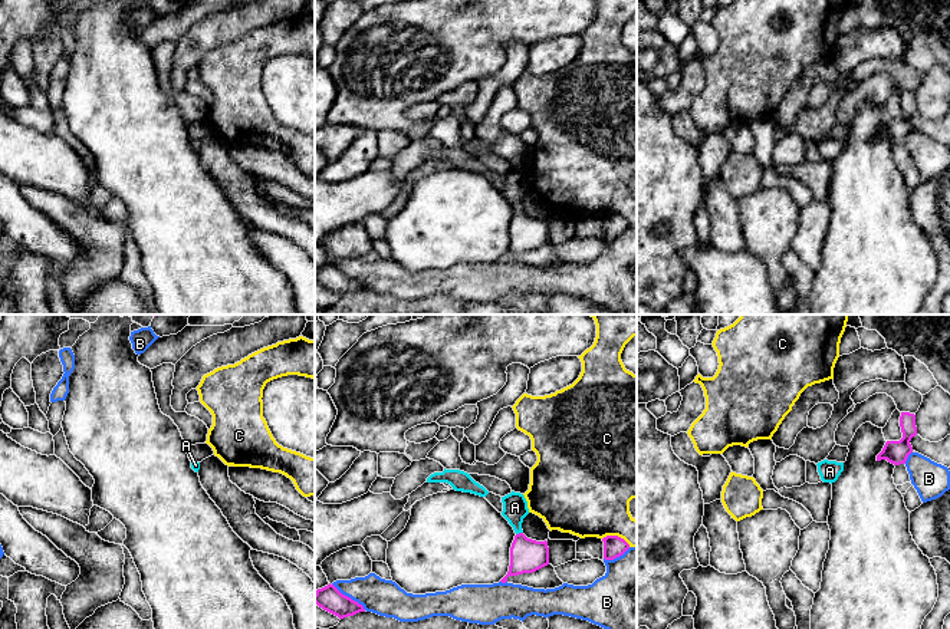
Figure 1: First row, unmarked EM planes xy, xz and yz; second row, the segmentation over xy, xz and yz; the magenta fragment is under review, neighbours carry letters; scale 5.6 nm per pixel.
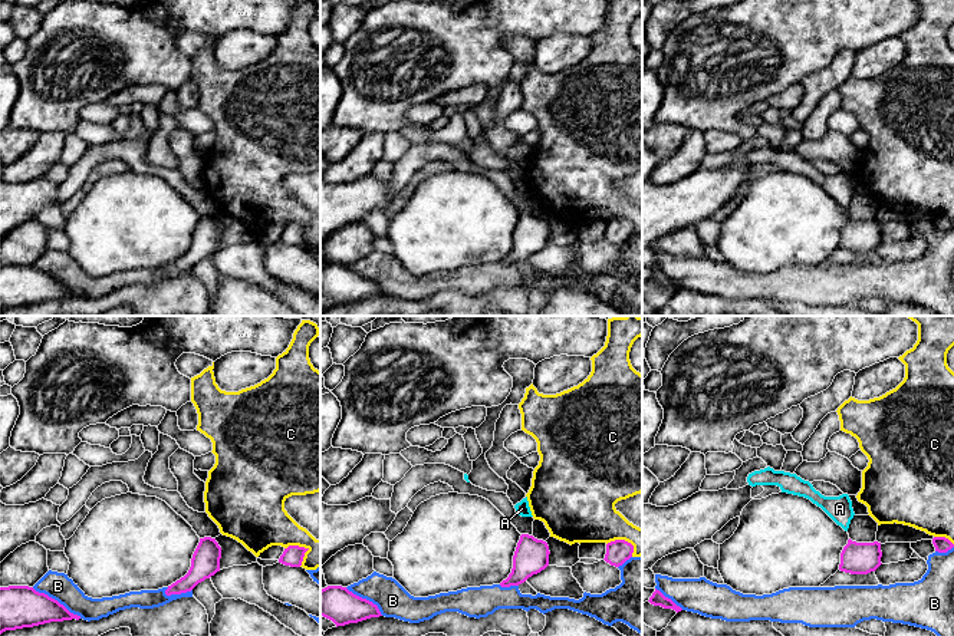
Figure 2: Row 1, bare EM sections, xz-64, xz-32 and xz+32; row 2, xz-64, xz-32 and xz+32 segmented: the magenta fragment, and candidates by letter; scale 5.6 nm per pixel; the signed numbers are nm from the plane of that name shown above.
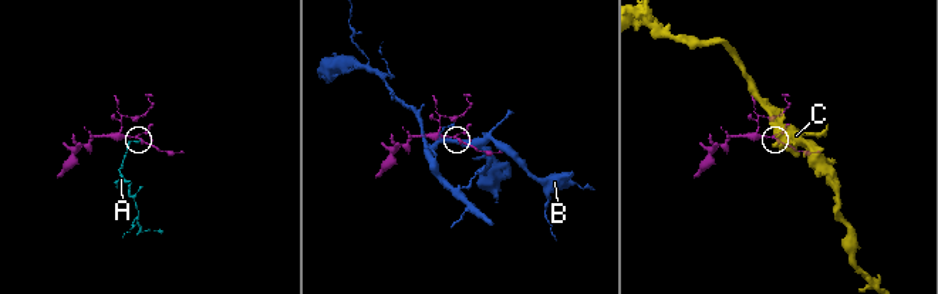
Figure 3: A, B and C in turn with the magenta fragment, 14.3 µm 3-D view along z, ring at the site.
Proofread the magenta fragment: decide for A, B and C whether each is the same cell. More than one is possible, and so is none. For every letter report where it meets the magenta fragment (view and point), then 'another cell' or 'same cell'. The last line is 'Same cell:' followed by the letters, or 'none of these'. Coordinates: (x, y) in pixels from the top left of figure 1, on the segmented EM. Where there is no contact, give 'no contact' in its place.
A: meets magenta in xz at (519, 533); same cell
B: meets magenta in xz at (349, 598); another cell
C: meets magenta in xz at (617, 536); another cell
Same cell: A

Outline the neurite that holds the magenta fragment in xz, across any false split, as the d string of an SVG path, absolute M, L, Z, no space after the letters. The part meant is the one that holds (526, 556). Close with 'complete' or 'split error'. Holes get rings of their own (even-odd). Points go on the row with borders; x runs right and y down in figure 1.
M512 491L502 497L502 516L513 527L516 536L510 547L510 566L507 574L500 580L507 582L509 576L533 573L549 564L548 541L536 541L523 534L522 523L529 514L527 501L523 494Z; split error

